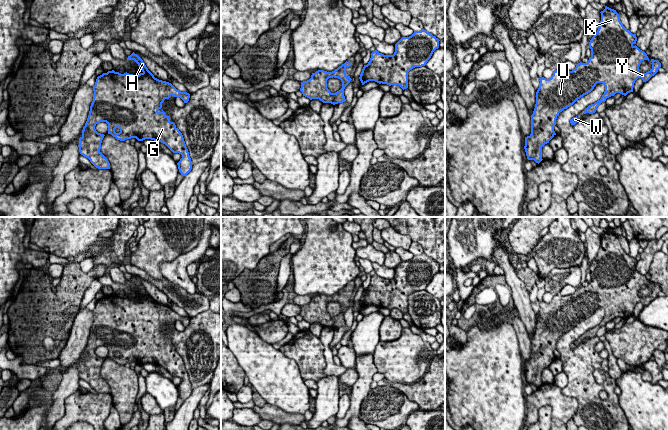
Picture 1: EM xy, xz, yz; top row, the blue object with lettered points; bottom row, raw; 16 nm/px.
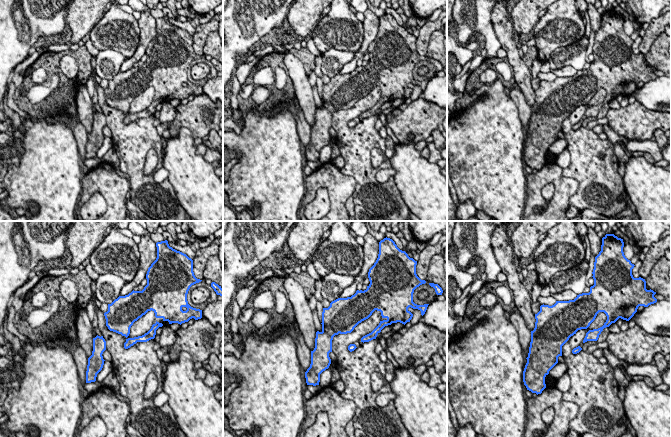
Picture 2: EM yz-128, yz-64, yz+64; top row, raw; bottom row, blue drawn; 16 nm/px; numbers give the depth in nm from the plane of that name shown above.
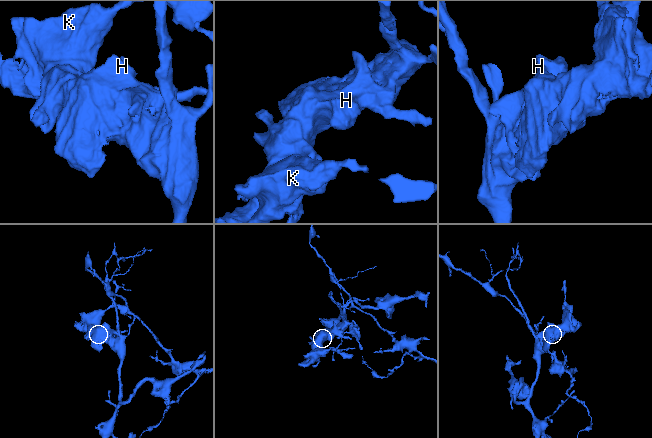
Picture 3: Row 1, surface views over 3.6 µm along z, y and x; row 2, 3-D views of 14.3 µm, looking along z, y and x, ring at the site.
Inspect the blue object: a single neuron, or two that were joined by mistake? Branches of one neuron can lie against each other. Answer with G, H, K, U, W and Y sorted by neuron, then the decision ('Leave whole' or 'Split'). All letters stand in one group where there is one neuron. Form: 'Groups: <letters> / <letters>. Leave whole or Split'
Groups: G H K U W Y. Leave whole

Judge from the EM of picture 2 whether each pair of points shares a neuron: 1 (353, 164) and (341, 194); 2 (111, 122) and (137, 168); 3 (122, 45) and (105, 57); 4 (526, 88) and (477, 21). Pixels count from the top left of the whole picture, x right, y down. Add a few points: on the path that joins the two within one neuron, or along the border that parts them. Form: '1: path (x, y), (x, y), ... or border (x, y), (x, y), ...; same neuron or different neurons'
1: border (339, 169), (354, 179), (355, 190), (352, 195); different neurons
2: path (121, 133), (131, 143), (132, 157); same neuron
3: border (99, 50), (113, 49), (120, 52), (126, 58); different neurons
4: border (492, 25), (501, 47); different neurons

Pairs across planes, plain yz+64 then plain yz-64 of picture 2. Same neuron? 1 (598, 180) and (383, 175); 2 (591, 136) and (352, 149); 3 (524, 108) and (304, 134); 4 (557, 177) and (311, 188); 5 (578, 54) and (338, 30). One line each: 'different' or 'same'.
1: different
2: same
3: same
4: same
5: different

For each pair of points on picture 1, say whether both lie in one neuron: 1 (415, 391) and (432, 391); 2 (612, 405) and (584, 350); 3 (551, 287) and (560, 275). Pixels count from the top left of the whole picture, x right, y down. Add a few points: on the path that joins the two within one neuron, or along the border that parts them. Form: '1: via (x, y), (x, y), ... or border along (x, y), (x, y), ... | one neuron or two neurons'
1: via (419, 391), (428, 391) | one neuron
2: via (596, 400), (584, 388), (584, 366) | one neuron
3: via (553, 284), (558, 278) | one neuron

